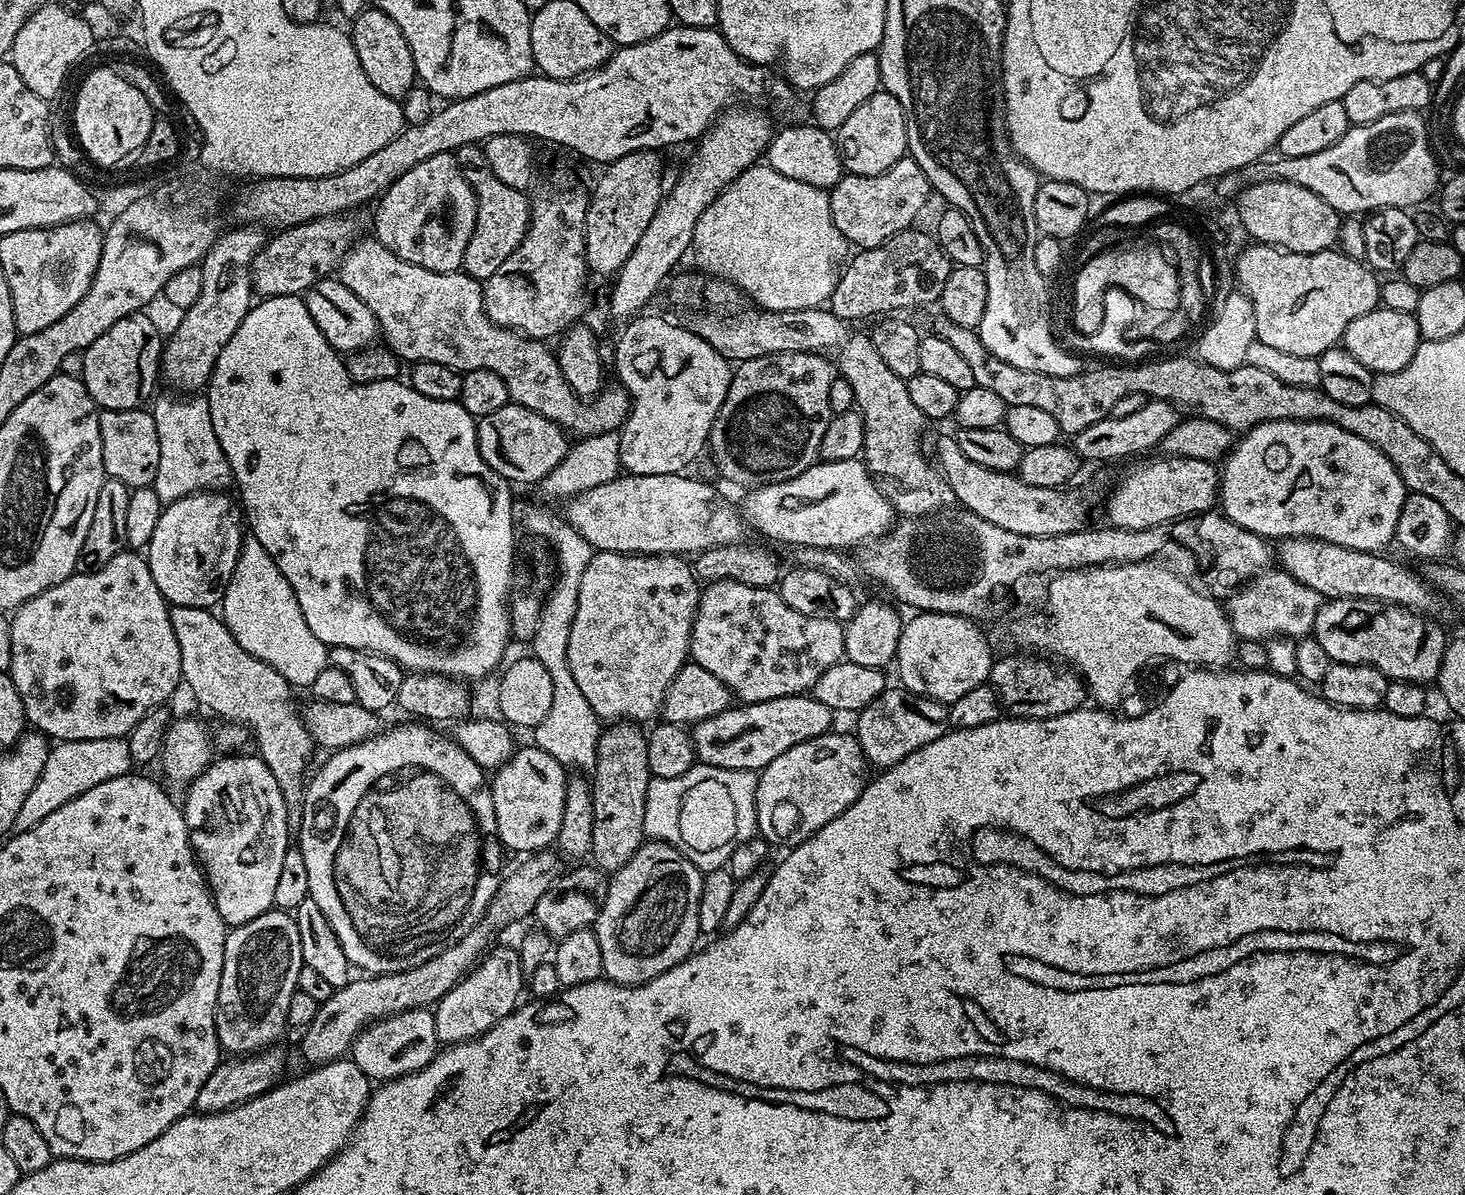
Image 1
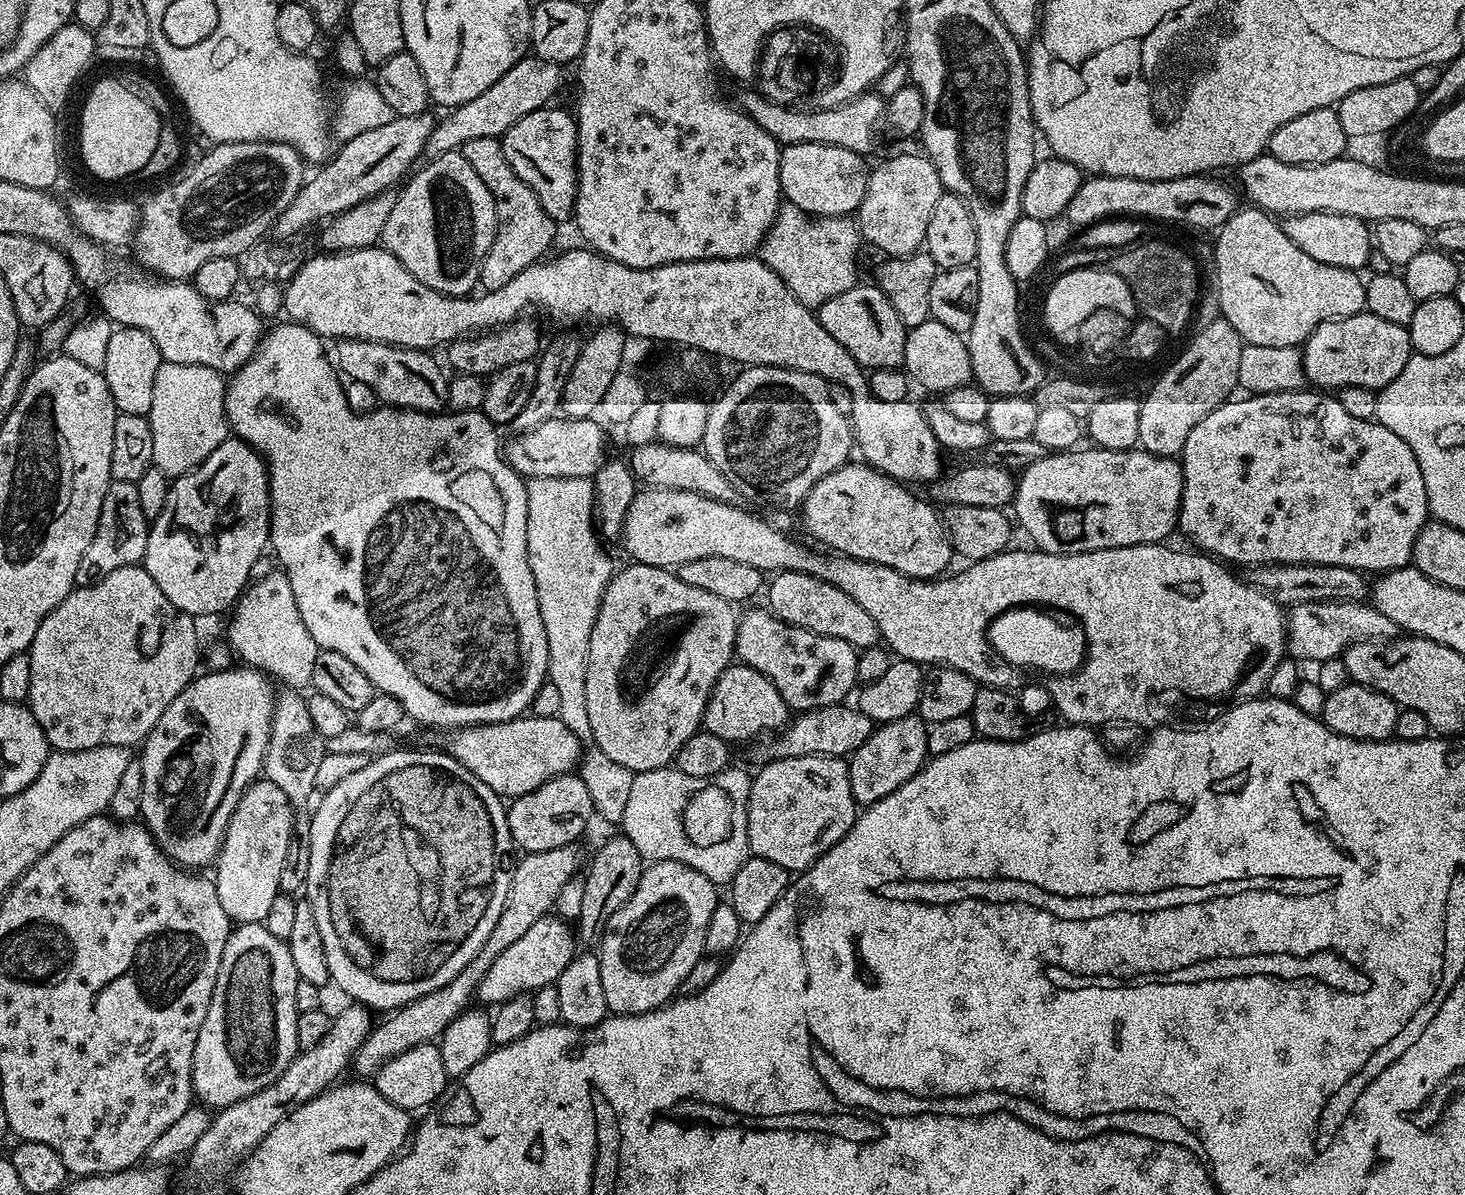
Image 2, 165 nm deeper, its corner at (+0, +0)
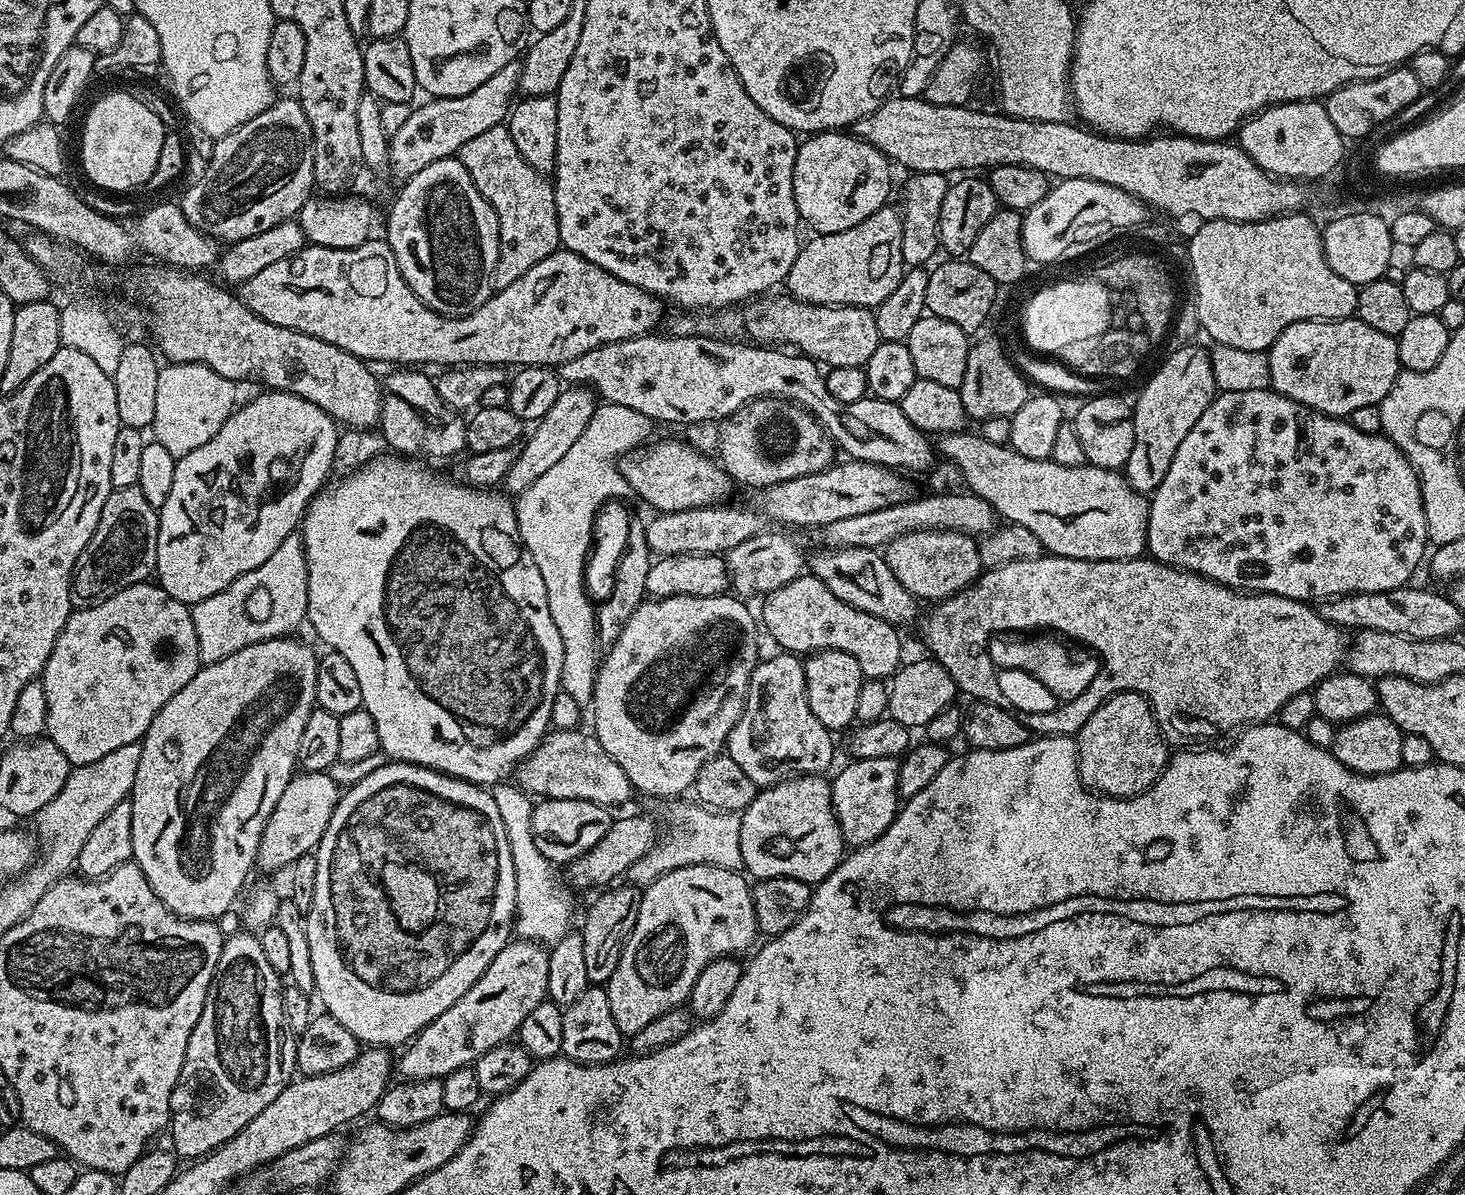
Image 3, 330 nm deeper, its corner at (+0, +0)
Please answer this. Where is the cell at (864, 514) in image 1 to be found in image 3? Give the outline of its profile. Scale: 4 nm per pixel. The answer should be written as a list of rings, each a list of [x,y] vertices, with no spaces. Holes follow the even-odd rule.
[[[918,530],[889,541],[882,552],[884,561],[894,570],[894,578],[906,586],[917,601],[939,602],[956,592],[963,592],[981,575],[980,545],[964,532]]]

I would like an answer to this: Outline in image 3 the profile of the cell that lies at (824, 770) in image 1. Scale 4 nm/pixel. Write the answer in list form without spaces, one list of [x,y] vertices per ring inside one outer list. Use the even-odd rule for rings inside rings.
[[[820,774],[793,776],[791,780],[780,780],[776,784],[761,787],[755,798],[739,813],[743,871],[753,881],[798,878],[798,882],[815,886],[840,865],[846,855],[846,845],[832,809],[832,785],[824,779]]]

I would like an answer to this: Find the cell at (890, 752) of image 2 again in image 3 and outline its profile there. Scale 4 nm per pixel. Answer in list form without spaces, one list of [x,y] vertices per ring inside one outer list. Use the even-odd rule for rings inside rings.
[[[895,756],[890,758],[862,758],[861,760],[849,759],[848,765],[837,774],[831,777],[832,785],[832,809],[836,815],[838,826],[842,830],[842,838],[845,845],[852,848],[861,848],[870,842],[874,842],[874,838],[881,836],[890,826],[890,822],[894,822],[898,811],[898,770],[900,769],[900,761]]]

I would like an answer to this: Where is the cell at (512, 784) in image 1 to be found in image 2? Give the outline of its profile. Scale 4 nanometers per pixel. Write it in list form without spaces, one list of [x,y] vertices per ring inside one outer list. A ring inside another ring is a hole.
[[[578,774],[555,776],[550,782],[538,786],[538,790],[515,797],[506,811],[512,843],[524,854],[575,844],[587,830],[588,823],[594,820],[592,799],[586,790],[586,782],[582,782]]]

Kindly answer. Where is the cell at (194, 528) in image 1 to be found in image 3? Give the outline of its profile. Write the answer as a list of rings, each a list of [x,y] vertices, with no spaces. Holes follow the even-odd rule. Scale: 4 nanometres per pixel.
[[[264,390],[261,393],[261,396],[246,401],[244,408],[242,404],[231,412],[226,422],[222,422],[222,430],[218,430],[218,434],[214,434],[214,438],[210,438],[206,446],[198,446],[198,450],[190,450],[190,454],[177,459],[170,495],[166,498],[164,505],[158,509],[160,529],[158,530],[158,558],[154,576],[160,587],[166,590],[166,594],[178,598],[183,604],[191,606],[202,602],[202,598],[210,598],[210,594],[218,594],[218,590],[226,590],[226,586],[242,578],[242,574],[250,574],[250,570],[258,570],[258,566],[262,566],[262,562],[266,562],[266,558],[270,558],[270,554],[274,554],[274,550],[278,550],[278,546],[282,546],[282,542],[286,542],[286,538],[301,527],[304,514],[308,511],[308,504],[321,488],[329,483],[333,475],[332,463],[336,457],[336,447],[340,437],[336,421],[326,414],[326,410],[314,406],[314,402],[306,402],[306,398],[295,396],[293,392]]]

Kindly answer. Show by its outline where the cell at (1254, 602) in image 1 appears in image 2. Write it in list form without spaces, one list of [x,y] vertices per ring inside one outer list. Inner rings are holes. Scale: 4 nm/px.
[[[1315,600],[1291,605],[1286,616],[1286,652],[1297,662],[1334,660],[1343,657],[1352,644],[1363,640],[1390,640],[1400,635],[1399,626],[1368,602],[1339,604],[1337,600]]]

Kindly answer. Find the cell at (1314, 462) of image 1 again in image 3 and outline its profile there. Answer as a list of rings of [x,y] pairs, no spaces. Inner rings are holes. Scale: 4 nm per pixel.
[[[1271,387],[1220,392],[1204,411],[1202,418],[1190,426],[1190,434],[1182,438],[1182,446],[1178,446],[1178,451],[1174,453],[1174,462],[1170,462],[1166,478],[1162,478],[1162,486],[1151,493],[1148,506],[1146,552],[1151,559],[1172,568],[1183,568],[1185,572],[1197,572],[1199,576],[1213,580],[1216,584],[1225,584],[1227,588],[1241,592],[1269,592],[1305,602],[1323,602],[1349,596],[1352,592],[1385,592],[1403,588],[1411,581],[1408,579],[1419,566],[1424,556],[1424,547],[1429,547],[1429,544],[1420,478],[1395,442],[1380,432],[1362,434],[1362,430],[1354,430],[1347,419],[1315,412],[1272,391]]]

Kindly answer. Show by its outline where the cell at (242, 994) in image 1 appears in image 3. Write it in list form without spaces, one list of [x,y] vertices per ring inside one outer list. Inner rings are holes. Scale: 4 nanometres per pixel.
[[[240,930],[237,936],[229,935],[222,946],[222,954],[218,958],[214,990],[208,993],[206,1006],[198,1018],[198,1026],[194,1026],[194,1034],[190,1034],[190,1042],[186,1042],[186,1058],[182,1062],[182,1070],[178,1074],[178,1082],[172,1091],[170,1106],[170,1133],[177,1157],[192,1162],[226,1143],[238,1130],[242,1130],[282,1090],[291,1084],[297,1075],[296,1036],[290,1031],[284,1018],[282,1006],[281,973],[270,966],[259,935],[247,930]]]

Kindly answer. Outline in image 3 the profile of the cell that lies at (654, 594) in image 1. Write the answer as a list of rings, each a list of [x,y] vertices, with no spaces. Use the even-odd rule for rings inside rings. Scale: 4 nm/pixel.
[[[732,594],[711,596],[710,598],[671,596],[661,600],[655,598],[645,599],[644,603],[636,607],[634,614],[630,614],[622,634],[618,634],[615,642],[605,651],[608,653],[605,656],[603,653],[596,669],[594,694],[590,705],[590,711],[592,711],[593,716],[592,724],[596,727],[594,735],[596,741],[602,746],[602,750],[606,750],[606,754],[610,754],[610,758],[614,758],[614,762],[618,762],[618,766],[622,766],[626,778],[632,783],[632,787],[637,793],[645,792],[648,796],[683,797],[680,795],[687,788],[689,791],[695,785],[698,772],[702,769],[702,766],[725,751],[730,730],[734,730],[738,718],[744,713],[744,703],[748,701],[750,678],[758,663],[758,655],[756,656],[756,628],[758,632],[758,620],[757,617],[756,620],[752,617],[751,610],[744,604],[747,603],[743,599],[737,598]]]

